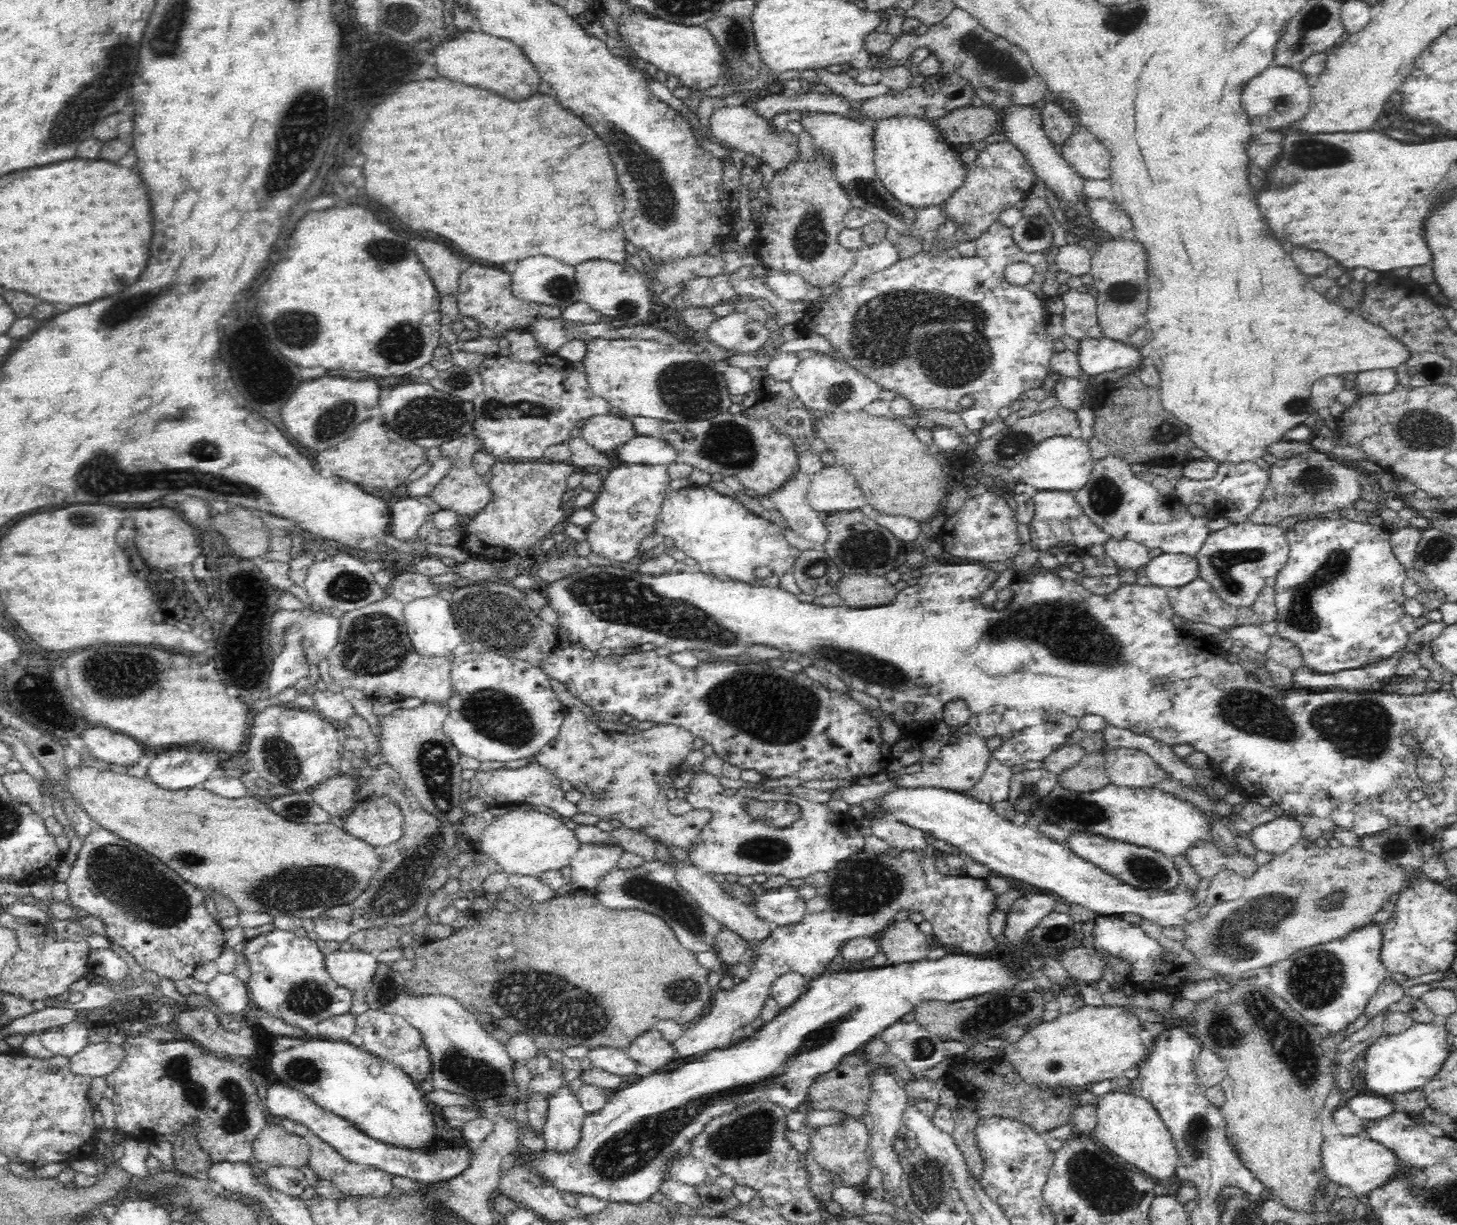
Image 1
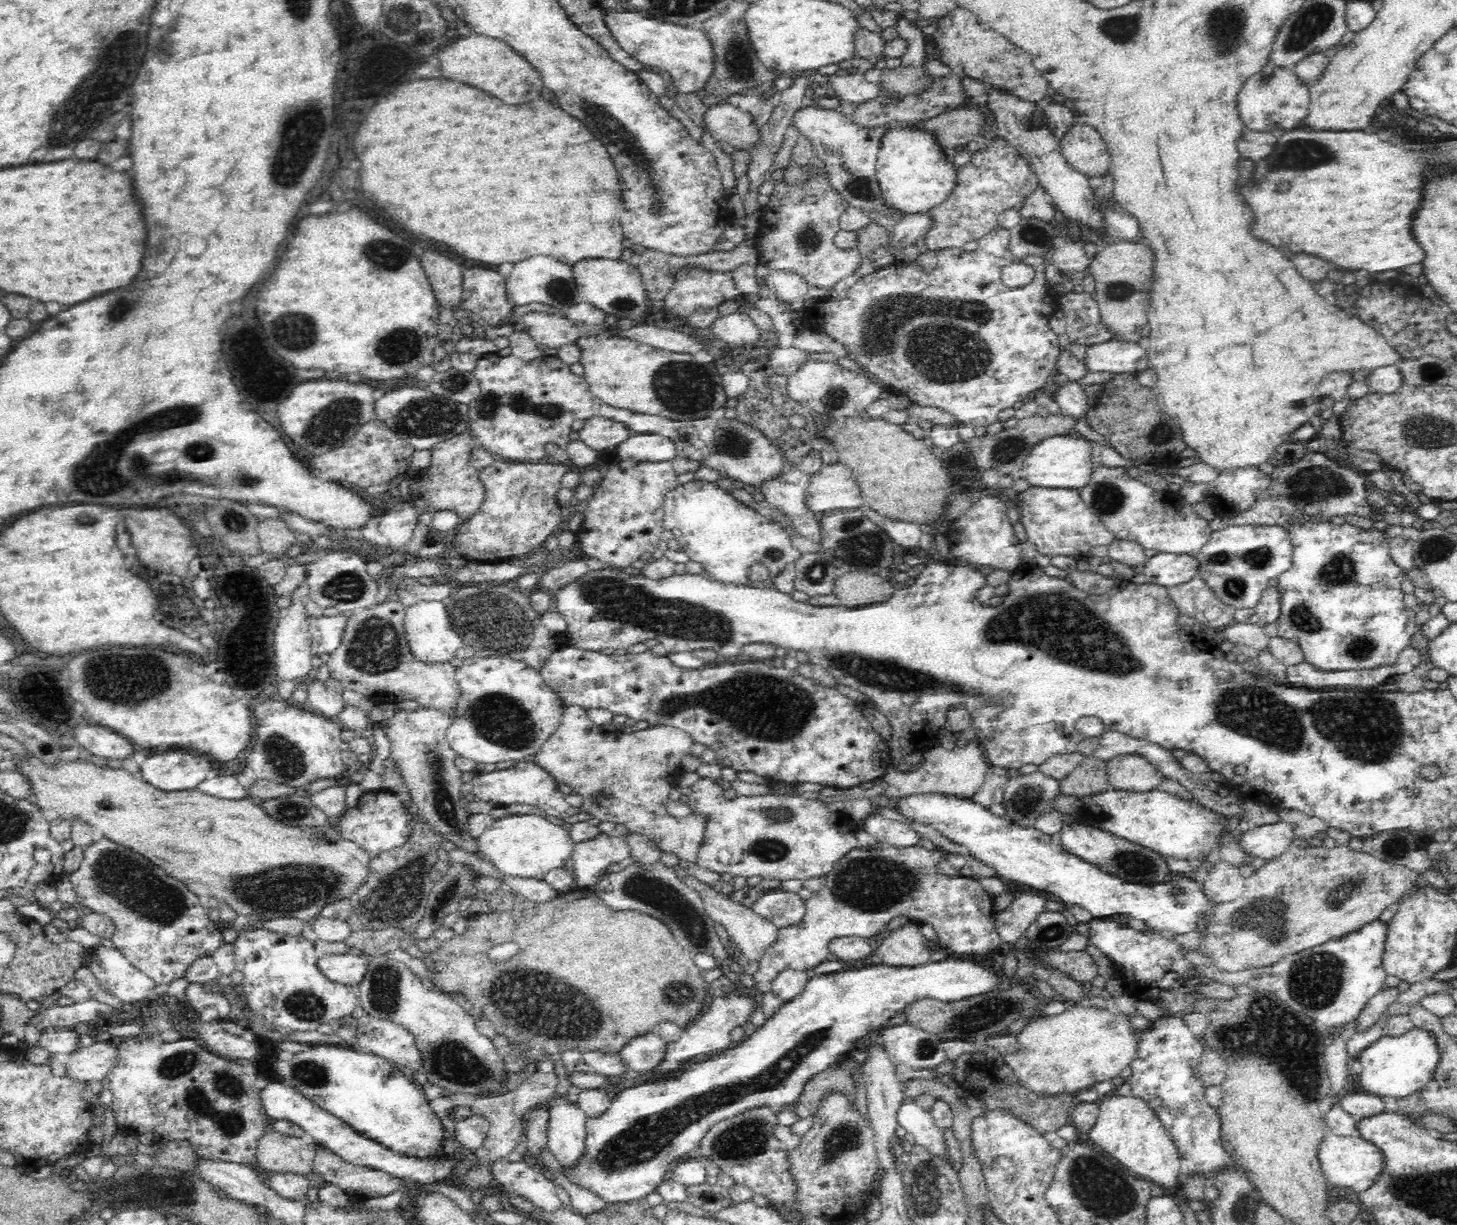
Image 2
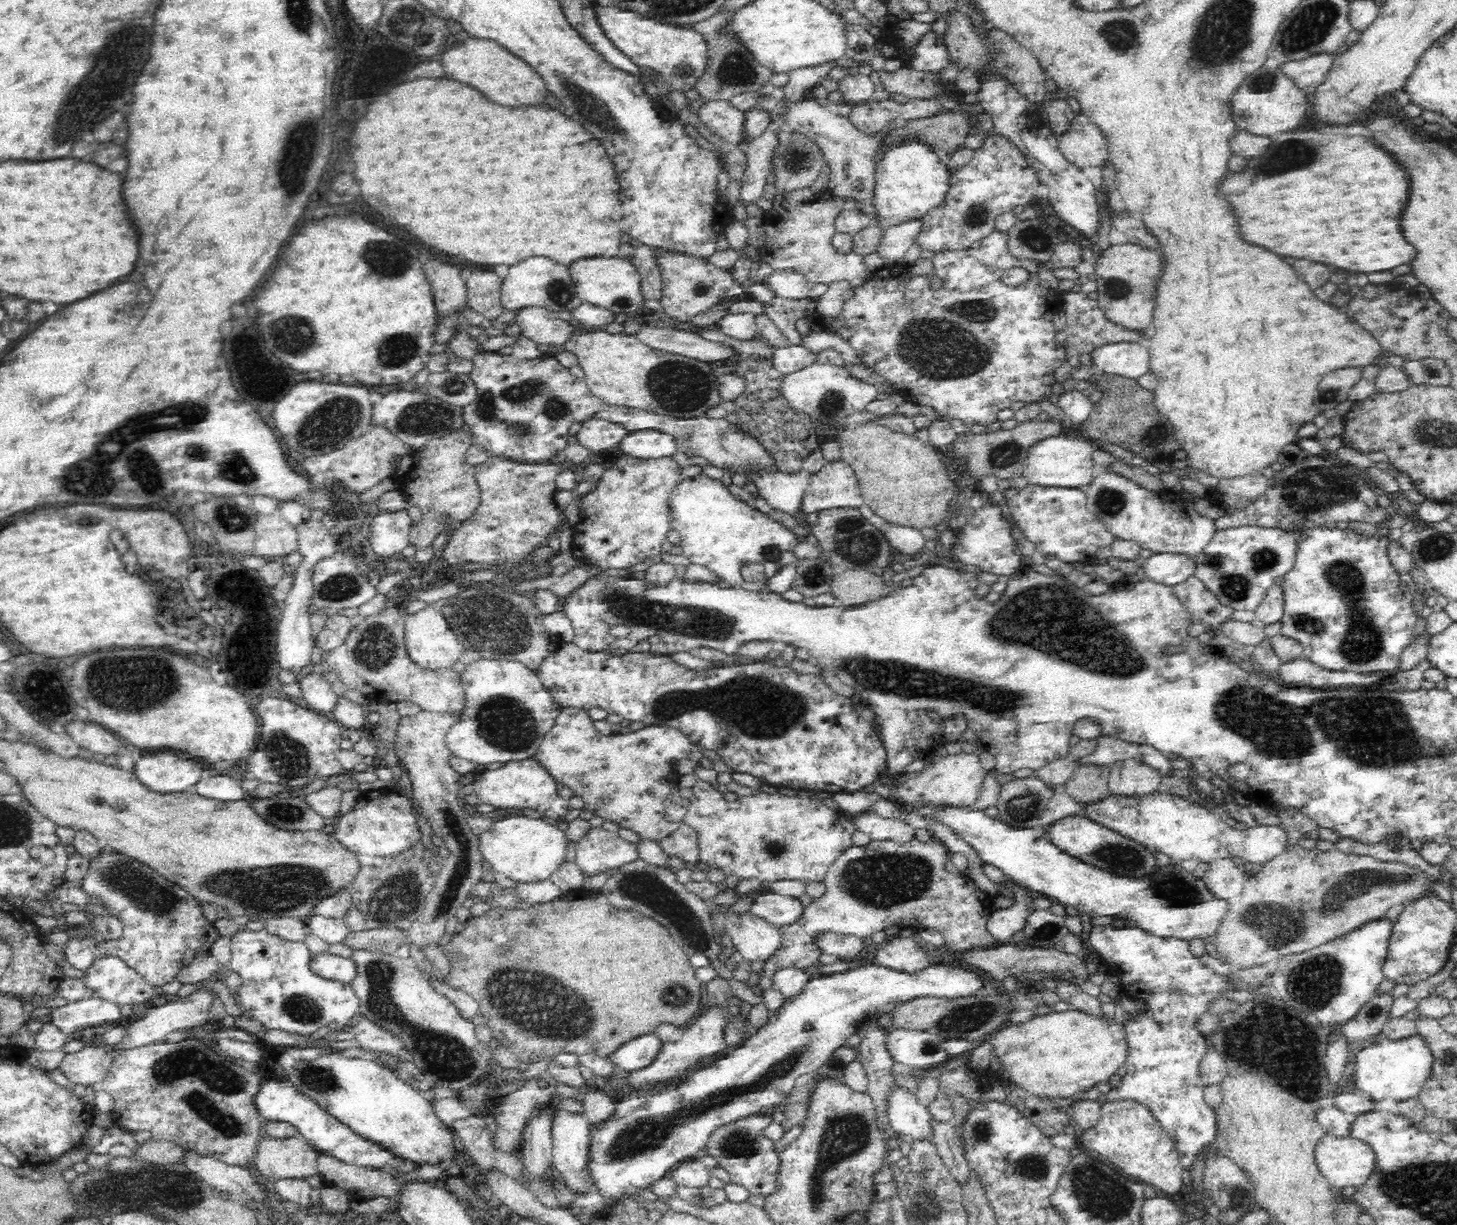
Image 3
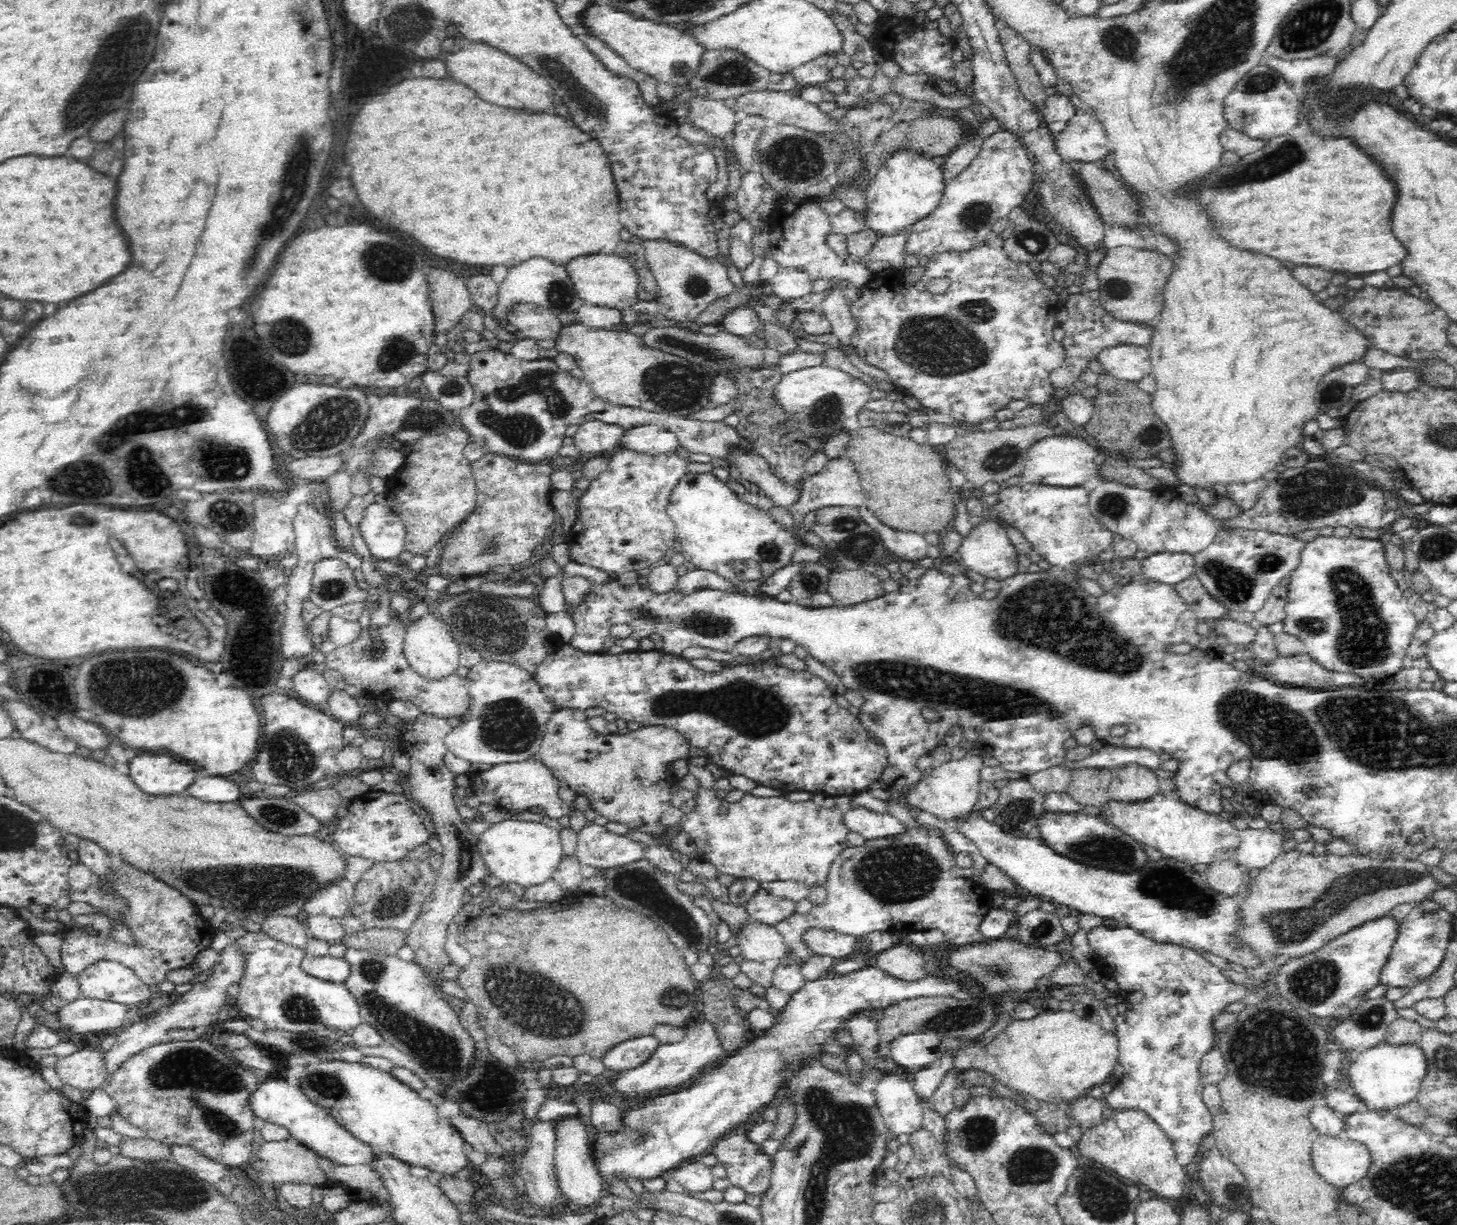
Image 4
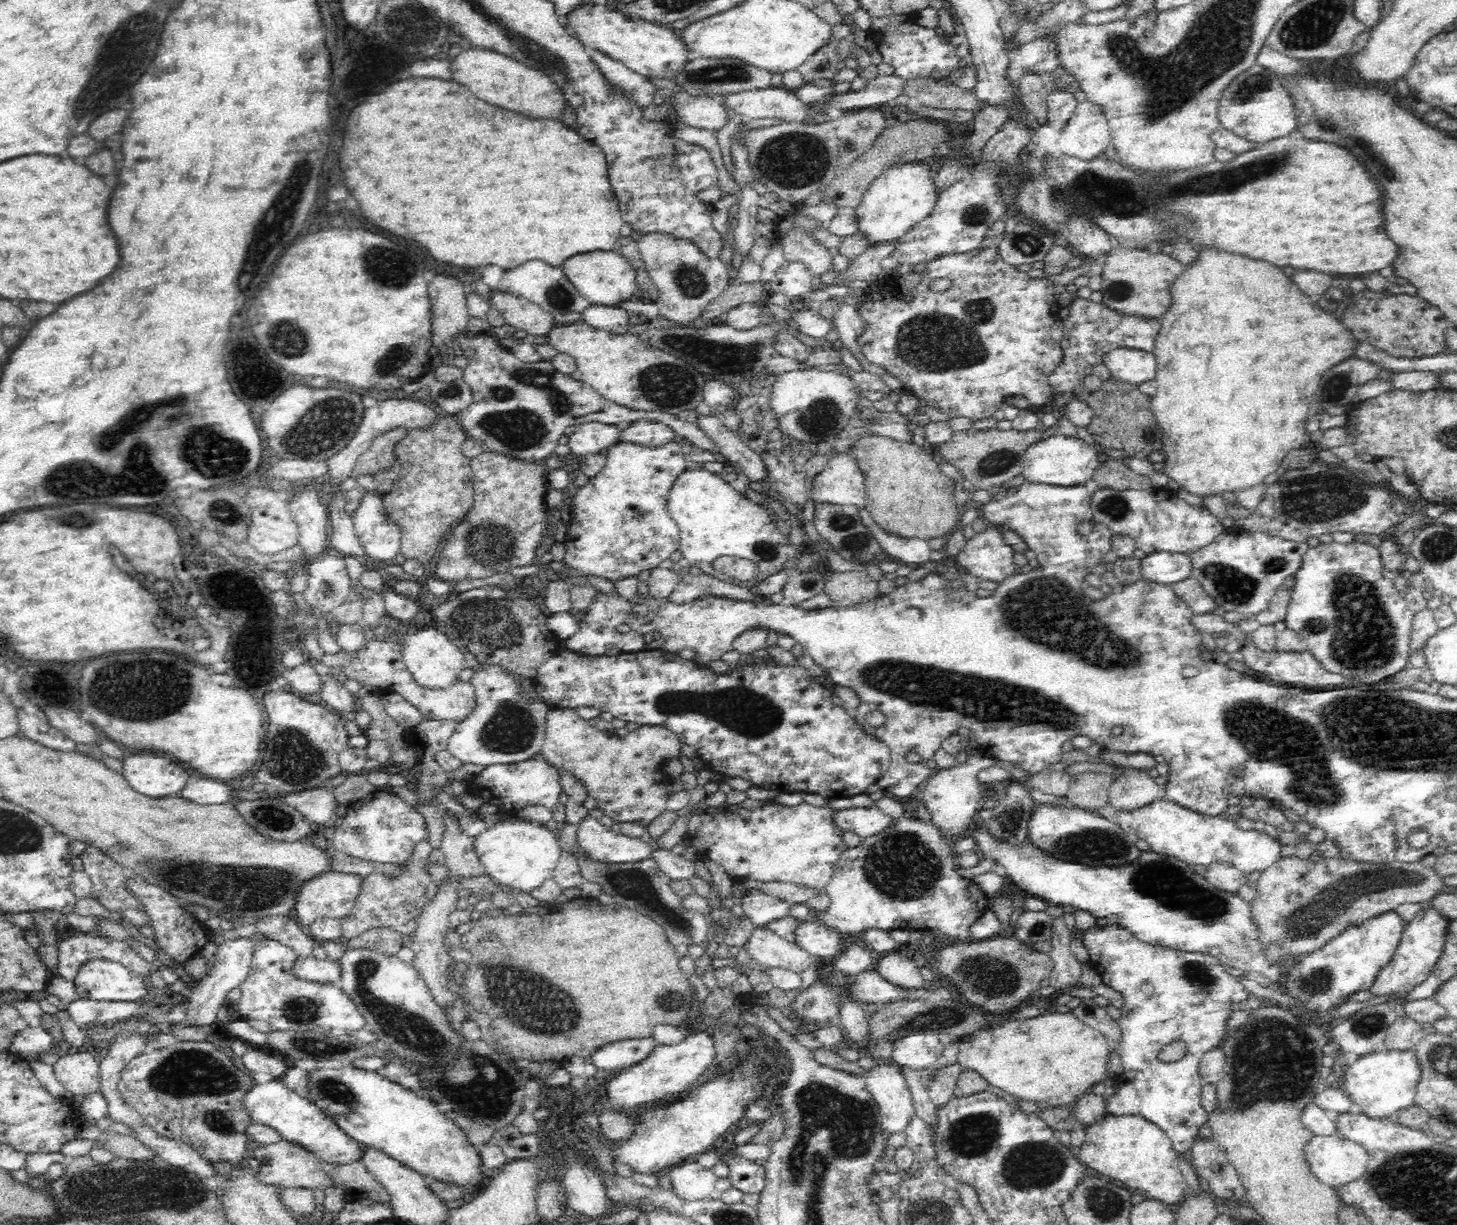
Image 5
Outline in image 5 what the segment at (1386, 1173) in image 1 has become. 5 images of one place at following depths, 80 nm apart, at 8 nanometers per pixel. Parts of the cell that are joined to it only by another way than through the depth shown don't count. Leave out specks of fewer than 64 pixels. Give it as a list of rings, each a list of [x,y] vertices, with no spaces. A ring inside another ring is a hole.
[[[1316,1136],[1306,1150],[1312,1173],[1322,1183],[1339,1189],[1366,1172],[1368,1151],[1342,1136]]]

